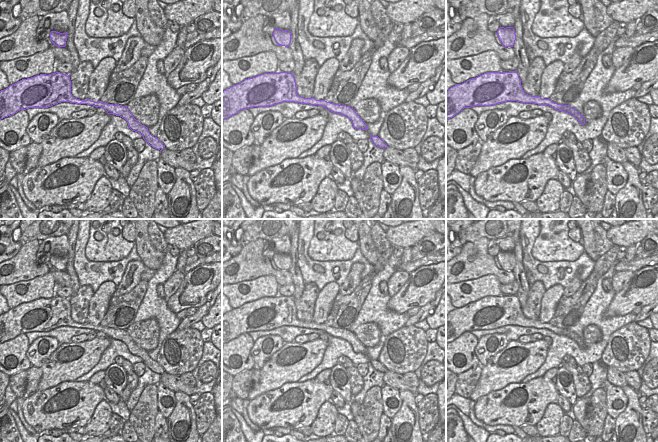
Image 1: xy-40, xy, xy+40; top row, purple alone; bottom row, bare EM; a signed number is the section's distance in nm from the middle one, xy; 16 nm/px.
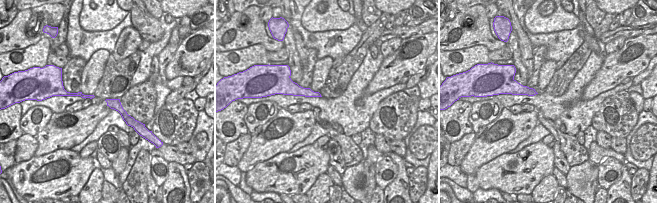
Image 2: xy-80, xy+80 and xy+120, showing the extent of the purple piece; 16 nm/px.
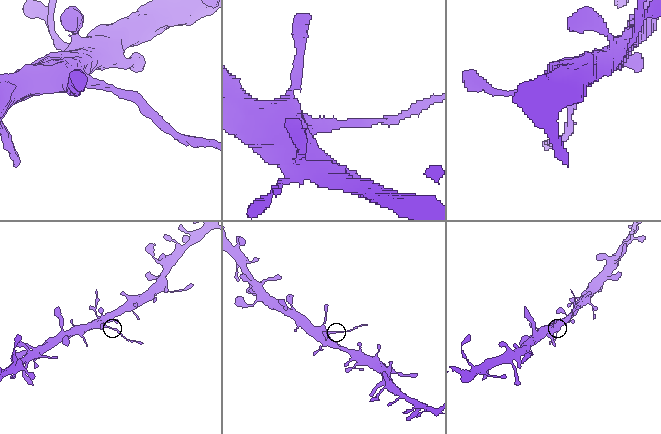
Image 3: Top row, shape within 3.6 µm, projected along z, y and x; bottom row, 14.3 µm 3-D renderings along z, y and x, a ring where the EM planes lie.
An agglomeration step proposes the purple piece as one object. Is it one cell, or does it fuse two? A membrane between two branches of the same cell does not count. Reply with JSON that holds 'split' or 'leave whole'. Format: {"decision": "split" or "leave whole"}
{"decision": "split"}

